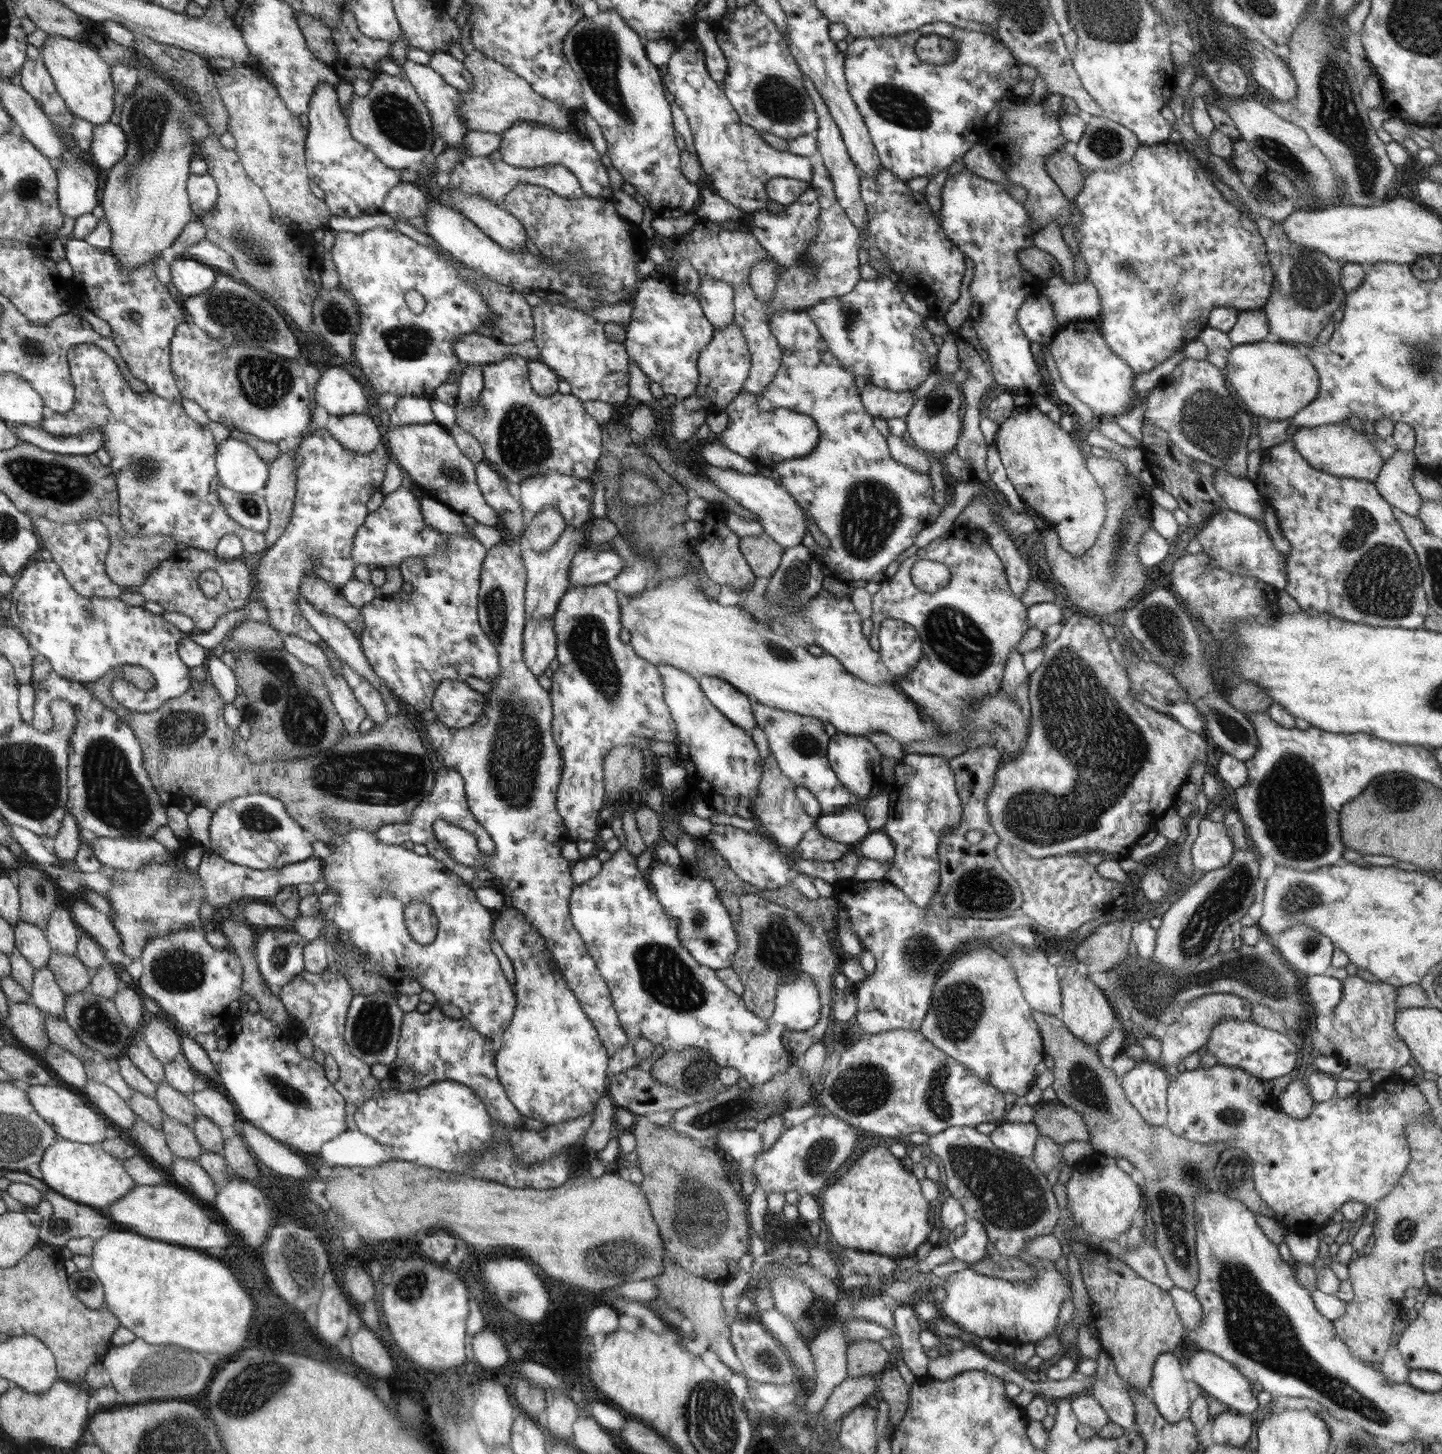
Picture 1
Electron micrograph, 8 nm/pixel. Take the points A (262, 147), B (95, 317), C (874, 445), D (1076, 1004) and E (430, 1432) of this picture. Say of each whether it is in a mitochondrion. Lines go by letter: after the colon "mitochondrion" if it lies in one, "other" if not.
A: other
B: other
C: other
D: other
E: other

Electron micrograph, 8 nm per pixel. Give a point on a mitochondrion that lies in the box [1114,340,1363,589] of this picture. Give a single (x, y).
(1208, 420)

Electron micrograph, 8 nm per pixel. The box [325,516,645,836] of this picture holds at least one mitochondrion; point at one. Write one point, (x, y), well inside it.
(515, 752)

